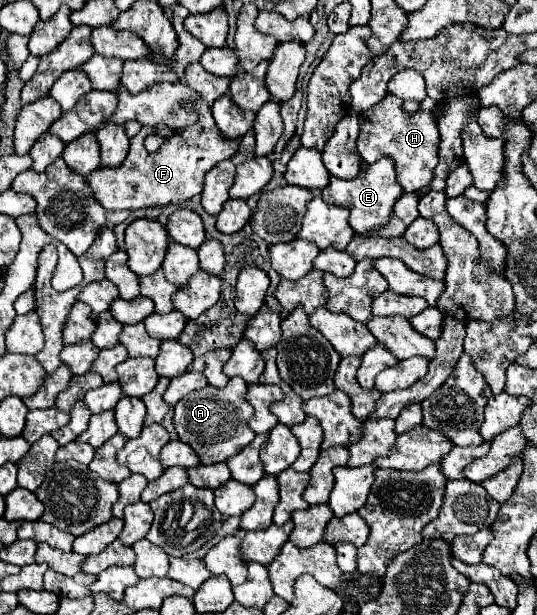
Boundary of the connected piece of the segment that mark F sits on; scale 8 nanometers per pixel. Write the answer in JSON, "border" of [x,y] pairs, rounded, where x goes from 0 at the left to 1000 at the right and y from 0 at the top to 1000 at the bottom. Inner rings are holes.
{"border":[[[376,158],[343,164],[339,171],[346,177],[365,180],[369,197],[361,203],[320,210],[317,220],[302,220],[305,233],[287,249],[276,249],[268,242],[268,226],[276,220],[298,220],[298,216],[291,207],[264,207],[261,216],[246,223],[242,249],[223,272],[212,272],[212,275],[182,272],[179,278],[171,278],[171,285],[156,288],[156,294],[164,294],[171,307],[171,317],[179,320],[179,327],[186,327],[194,340],[223,343],[223,340],[268,340],[268,337],[317,337],[317,333],[343,330],[361,317],[376,314],[380,285],[402,265],[439,249],[447,226],[421,229],[421,223],[410,223],[410,213],[402,210],[391,174]]]}

